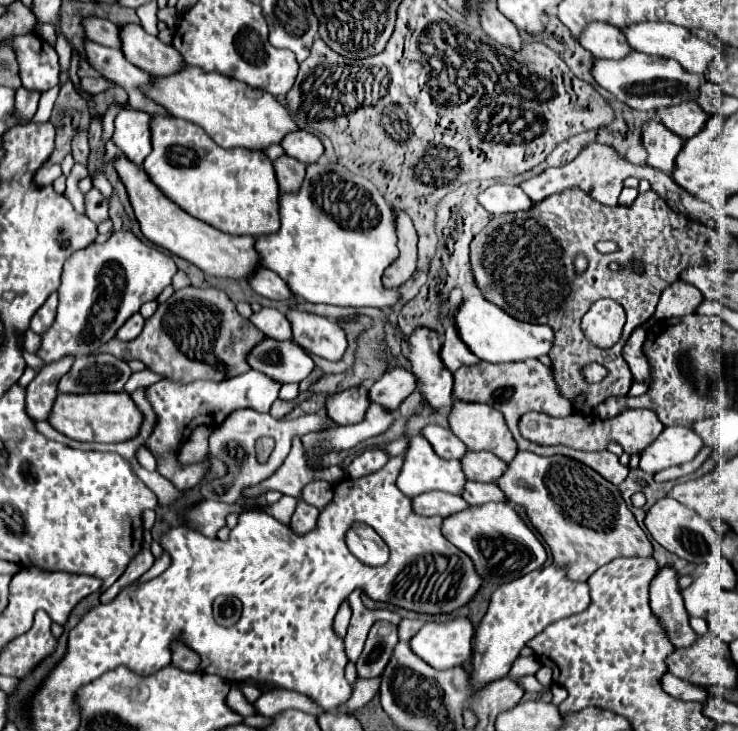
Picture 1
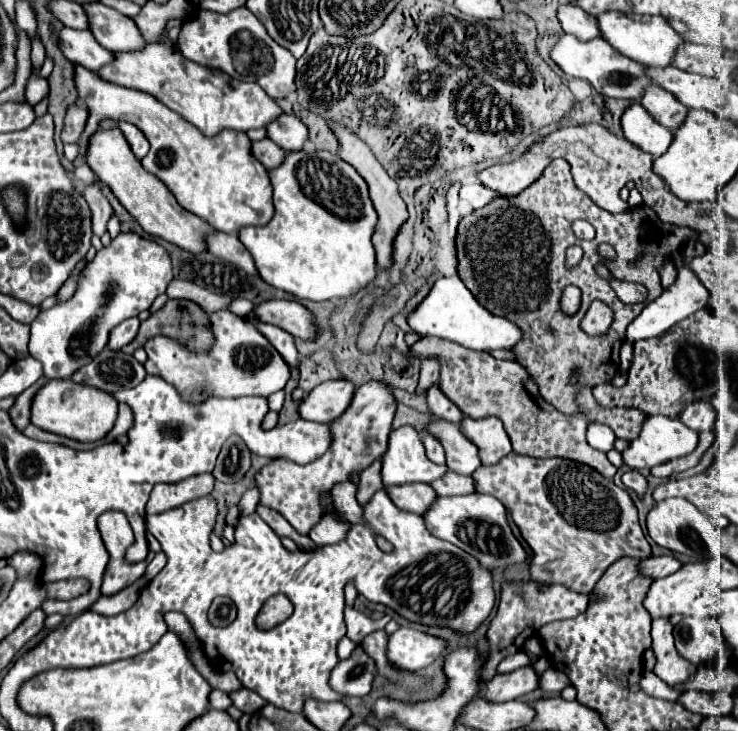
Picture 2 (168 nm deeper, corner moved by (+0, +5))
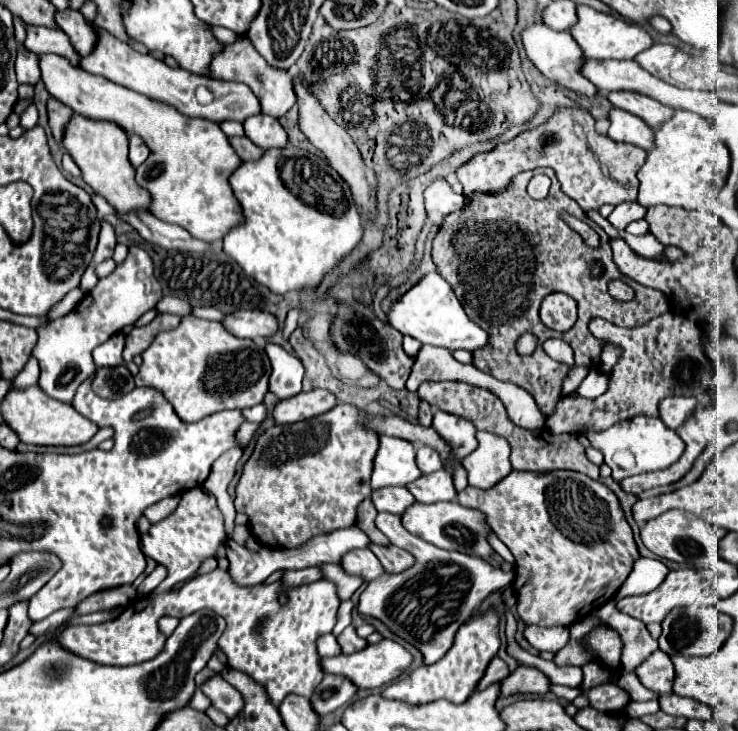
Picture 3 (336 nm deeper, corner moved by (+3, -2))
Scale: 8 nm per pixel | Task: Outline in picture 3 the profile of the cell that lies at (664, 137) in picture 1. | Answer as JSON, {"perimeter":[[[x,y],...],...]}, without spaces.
{"perimeter":[[[612,109],[610,111],[610,129],[608,135],[614,141],[632,143],[644,151],[652,149],[652,135],[654,131],[636,115],[630,115],[628,111]]]}

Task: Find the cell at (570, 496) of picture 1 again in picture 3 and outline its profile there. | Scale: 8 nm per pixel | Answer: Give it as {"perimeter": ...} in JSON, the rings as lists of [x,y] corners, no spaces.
{"perimeter":[[[510,471],[490,489],[476,489],[468,485],[458,493],[458,503],[486,513],[496,537],[516,557],[516,577],[512,589],[518,599],[518,615],[524,623],[540,627],[566,627],[576,619],[590,615],[598,605],[616,595],[618,587],[630,575],[634,561],[640,557],[618,497],[600,481],[594,481],[578,471]]]}

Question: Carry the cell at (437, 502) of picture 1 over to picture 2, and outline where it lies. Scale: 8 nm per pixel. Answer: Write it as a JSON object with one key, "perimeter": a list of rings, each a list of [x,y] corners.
{"perimeter":[[[429,484],[387,486],[385,492],[399,510],[407,510],[413,514],[423,514],[431,506],[431,502],[437,498],[435,490]]]}

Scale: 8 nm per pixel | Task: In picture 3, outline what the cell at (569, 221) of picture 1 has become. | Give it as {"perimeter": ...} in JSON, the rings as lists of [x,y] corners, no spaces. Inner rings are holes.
{"perimeter":[[[552,169],[524,171],[500,193],[474,193],[466,197],[464,209],[450,213],[434,237],[432,259],[438,273],[452,285],[468,317],[490,335],[488,345],[472,353],[474,365],[498,381],[510,381],[526,389],[546,417],[556,411],[556,403],[562,399],[562,381],[572,367],[550,359],[542,349],[542,341],[548,337],[564,339],[574,349],[576,367],[596,369],[600,367],[604,341],[596,339],[588,331],[588,321],[592,317],[604,317],[618,327],[640,327],[668,311],[666,295],[656,289],[648,289],[634,279],[626,281],[636,291],[632,301],[616,301],[608,293],[610,279],[624,279],[612,261],[610,237],[592,219],[588,219],[568,195],[564,195]],[[538,173],[546,173],[552,179],[552,189],[542,201],[532,199],[526,191],[530,179]],[[562,213],[574,215],[596,229],[600,235],[600,247],[588,247],[580,233],[562,219]],[[594,261],[604,265],[604,271],[598,277],[592,275]],[[554,291],[568,293],[578,301],[578,321],[564,333],[548,329],[538,315],[542,299]],[[524,333],[538,337],[538,347],[530,357],[516,351],[516,341]]]}

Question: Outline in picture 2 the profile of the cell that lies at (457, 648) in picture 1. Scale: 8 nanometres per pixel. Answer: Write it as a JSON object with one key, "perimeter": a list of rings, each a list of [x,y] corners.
{"perimeter":[[[399,628],[387,640],[387,660],[399,670],[415,672],[429,666],[445,650],[445,642],[417,632],[413,628]]]}

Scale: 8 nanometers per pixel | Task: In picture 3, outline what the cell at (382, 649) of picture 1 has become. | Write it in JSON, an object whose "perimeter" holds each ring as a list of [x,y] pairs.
{"perimeter":[[[324,675],[322,683],[310,697],[310,703],[318,715],[326,715],[346,705],[356,695],[356,691],[358,687],[352,687],[348,679],[340,679],[340,675]]]}

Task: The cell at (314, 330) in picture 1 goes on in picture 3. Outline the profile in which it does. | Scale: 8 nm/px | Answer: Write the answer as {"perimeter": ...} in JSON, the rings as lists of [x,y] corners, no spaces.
{"perimeter":[[[234,311],[222,321],[236,337],[266,339],[278,331],[278,319],[264,311]]]}

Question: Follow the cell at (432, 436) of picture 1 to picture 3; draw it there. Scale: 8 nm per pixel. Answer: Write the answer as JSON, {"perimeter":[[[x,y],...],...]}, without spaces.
{"perimeter":[[[420,447],[418,453],[416,453],[416,463],[420,465],[420,471],[422,473],[434,473],[434,471],[440,471],[444,469],[442,461],[440,461],[440,455],[432,449],[432,447]]]}

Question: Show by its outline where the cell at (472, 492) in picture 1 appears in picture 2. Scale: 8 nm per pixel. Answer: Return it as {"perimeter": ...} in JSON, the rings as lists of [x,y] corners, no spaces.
{"perimeter":[[[451,470],[445,476],[441,476],[439,480],[433,480],[429,486],[435,490],[437,496],[455,496],[455,494],[475,492],[471,476],[461,476],[461,474],[455,474]]]}

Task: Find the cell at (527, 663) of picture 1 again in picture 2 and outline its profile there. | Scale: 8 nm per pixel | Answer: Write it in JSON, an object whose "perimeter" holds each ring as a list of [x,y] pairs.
{"perimeter":[[[517,652],[517,654],[511,654],[511,656],[503,658],[503,660],[499,662],[497,670],[511,672],[511,670],[515,670],[515,668],[521,668],[521,666],[525,666],[525,664],[529,664],[529,658],[527,658],[523,652]]]}

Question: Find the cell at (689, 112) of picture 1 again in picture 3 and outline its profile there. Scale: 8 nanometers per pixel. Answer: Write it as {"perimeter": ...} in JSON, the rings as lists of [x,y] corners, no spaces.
{"perimeter":[[[612,91],[608,93],[608,99],[614,103],[614,107],[620,107],[624,111],[630,111],[632,115],[644,119],[652,129],[660,127],[664,119],[672,119],[674,109],[658,103],[656,99],[650,99],[640,93],[632,91]]]}

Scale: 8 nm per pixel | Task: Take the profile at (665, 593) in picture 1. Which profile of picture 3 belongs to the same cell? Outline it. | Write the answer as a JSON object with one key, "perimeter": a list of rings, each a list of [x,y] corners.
{"perimeter":[[[656,649],[638,669],[636,675],[640,679],[640,683],[652,691],[658,691],[662,695],[672,691],[672,683],[674,683],[674,667],[672,667],[672,659],[668,655],[664,655],[660,649]]]}

